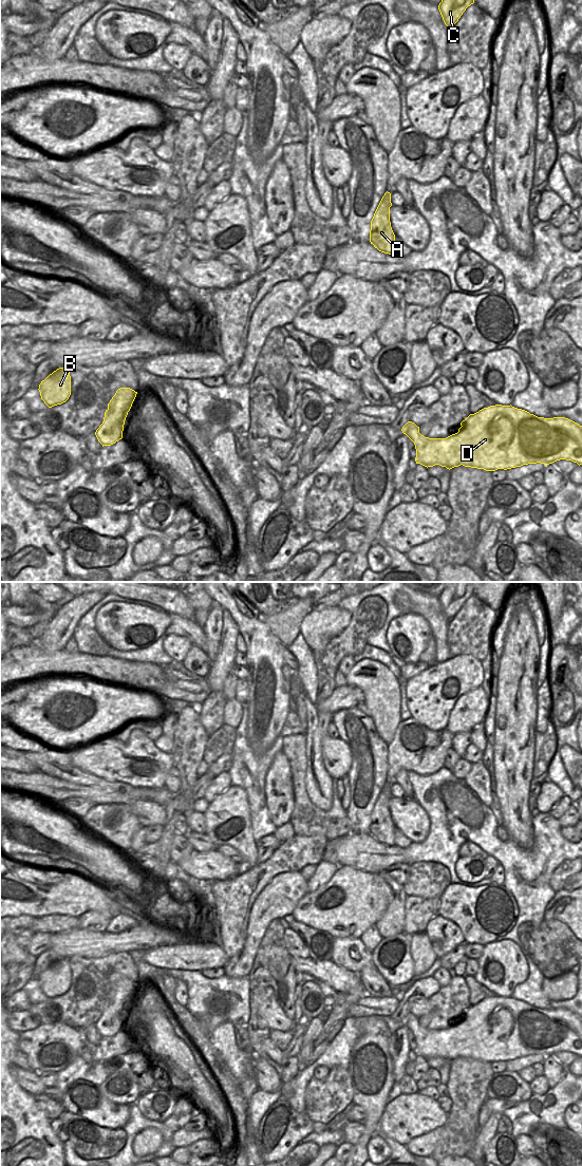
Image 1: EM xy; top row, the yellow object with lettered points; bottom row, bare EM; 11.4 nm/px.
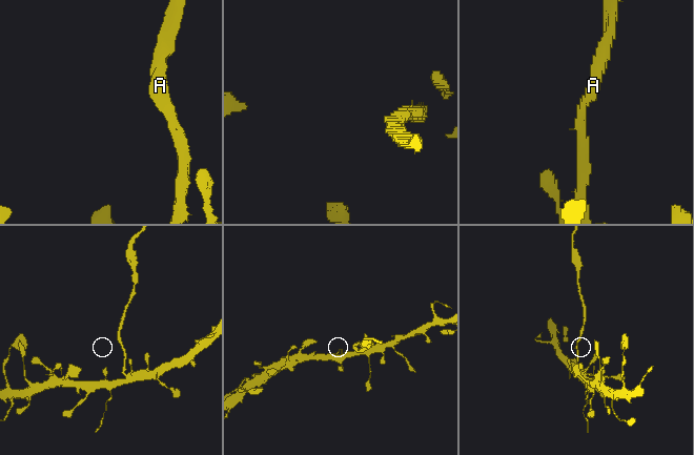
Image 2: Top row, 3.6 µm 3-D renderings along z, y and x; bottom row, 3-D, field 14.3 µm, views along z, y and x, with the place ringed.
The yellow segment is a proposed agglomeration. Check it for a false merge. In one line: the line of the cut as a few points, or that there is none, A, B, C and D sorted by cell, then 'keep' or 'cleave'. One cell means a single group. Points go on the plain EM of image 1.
cut in xy along (424, 1028), (420, 1032), (420, 1037), (416, 1041); A C / B D; cleave

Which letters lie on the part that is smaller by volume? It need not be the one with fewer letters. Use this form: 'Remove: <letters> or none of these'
Remove: A, C

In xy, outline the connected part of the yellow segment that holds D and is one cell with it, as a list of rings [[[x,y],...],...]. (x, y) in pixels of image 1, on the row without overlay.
[[[495,996],[470,1005],[461,1014],[461,1017],[457,1024],[446,1030],[424,1029],[420,1032],[420,1038],[416,1041],[416,1055],[420,1055],[427,1059],[439,1056],[449,1061],[463,1056],[486,1062],[507,1061],[537,1054],[546,1057],[560,1051],[571,1052],[579,1057],[582,1056],[582,1017],[565,1009],[538,1009],[511,996]]]

